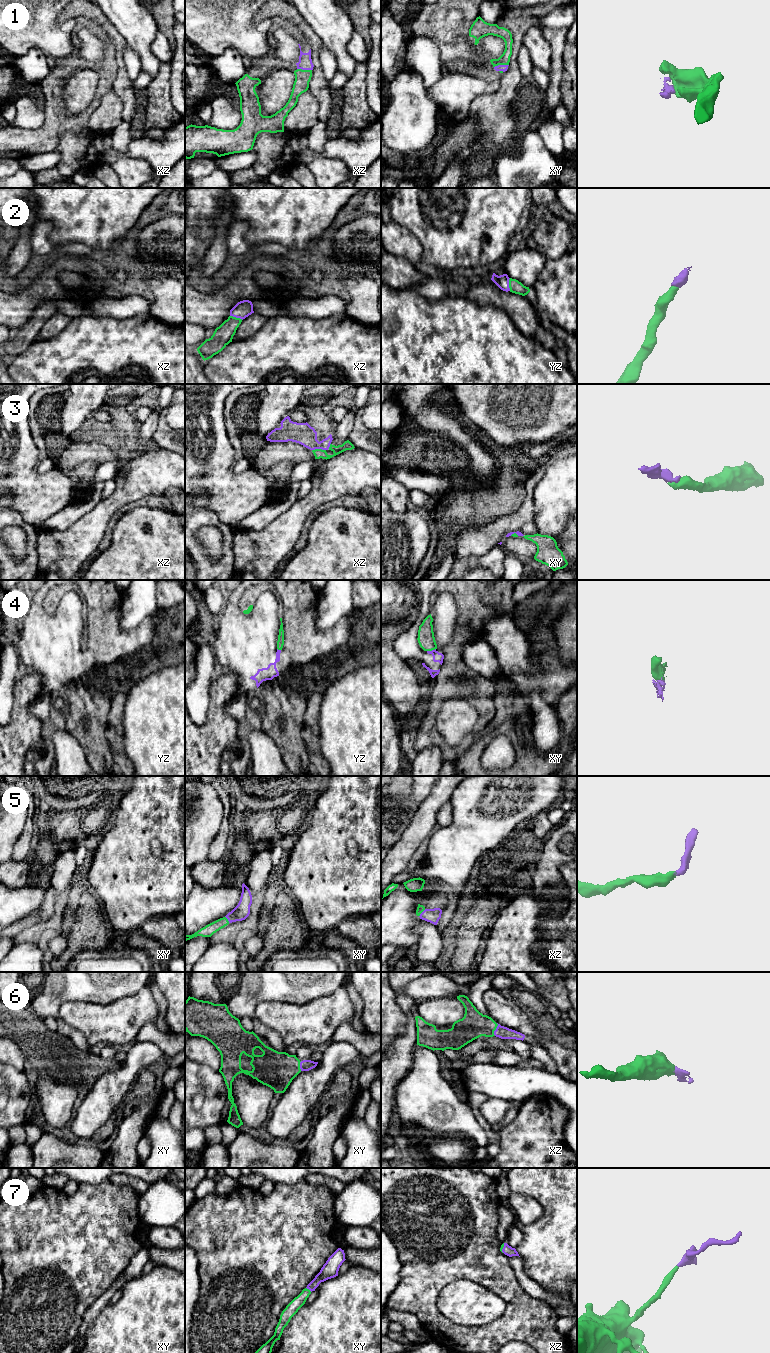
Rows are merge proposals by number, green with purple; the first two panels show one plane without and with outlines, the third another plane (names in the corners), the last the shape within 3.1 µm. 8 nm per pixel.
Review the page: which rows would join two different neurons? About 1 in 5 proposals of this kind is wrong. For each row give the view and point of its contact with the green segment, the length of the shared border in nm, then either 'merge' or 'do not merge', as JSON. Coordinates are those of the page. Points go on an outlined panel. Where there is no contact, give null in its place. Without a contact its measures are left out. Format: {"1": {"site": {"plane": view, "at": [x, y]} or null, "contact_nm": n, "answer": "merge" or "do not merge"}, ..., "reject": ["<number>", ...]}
{"1": {"site": {"plane": "xz", "at": [304, 70]}, "contact_nm": 120, "answer": "merge"}, "2": {"site": {"plane": "yz", "at": [509, 284]}, "contact_nm": 100, "answer": "merge"}, "3": {"site": {"plane": "xz", "at": [318, 449]}, "contact_nm": 110, "answer": "merge"}, "4": {"site": {"plane": "xy", "at": [431, 650]}, "contact_nm": 80, "answer": "do not merge"}, "5": {"site": {"plane": "xz", "at": [421, 912]}, "contact_nm": 80, "answer": "merge"}, "6": {"site": {"plane": "xz", "at": [495, 1029]}, "contact_nm": 110, "answer": "merge"}, "7": {"site": {"plane": "xy", "at": [308, 1289]}, "contact_nm": 60, "answer": "merge"}, "reject": ["4"]}

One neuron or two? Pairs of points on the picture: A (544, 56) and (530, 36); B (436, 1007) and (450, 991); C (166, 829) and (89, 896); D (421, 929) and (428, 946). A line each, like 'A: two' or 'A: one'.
A: one
B: two
C: two
D: one

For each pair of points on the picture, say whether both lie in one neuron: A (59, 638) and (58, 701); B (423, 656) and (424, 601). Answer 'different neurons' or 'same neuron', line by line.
A: different neurons
B: same neuron

